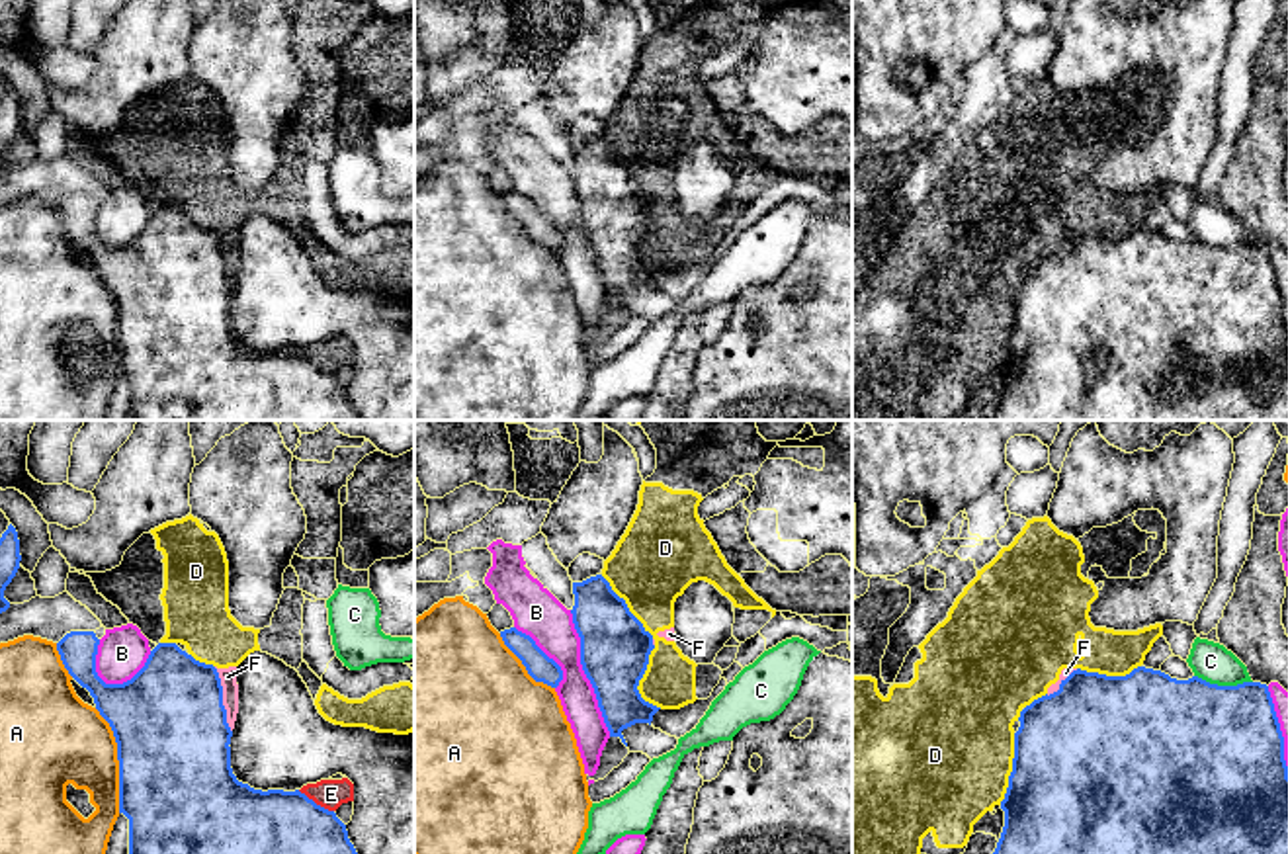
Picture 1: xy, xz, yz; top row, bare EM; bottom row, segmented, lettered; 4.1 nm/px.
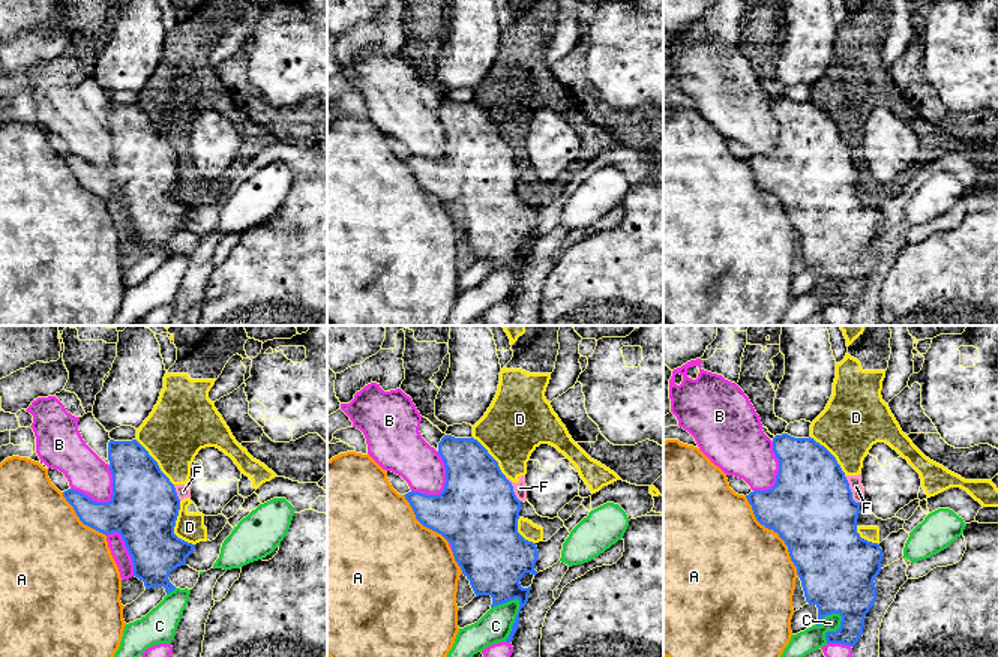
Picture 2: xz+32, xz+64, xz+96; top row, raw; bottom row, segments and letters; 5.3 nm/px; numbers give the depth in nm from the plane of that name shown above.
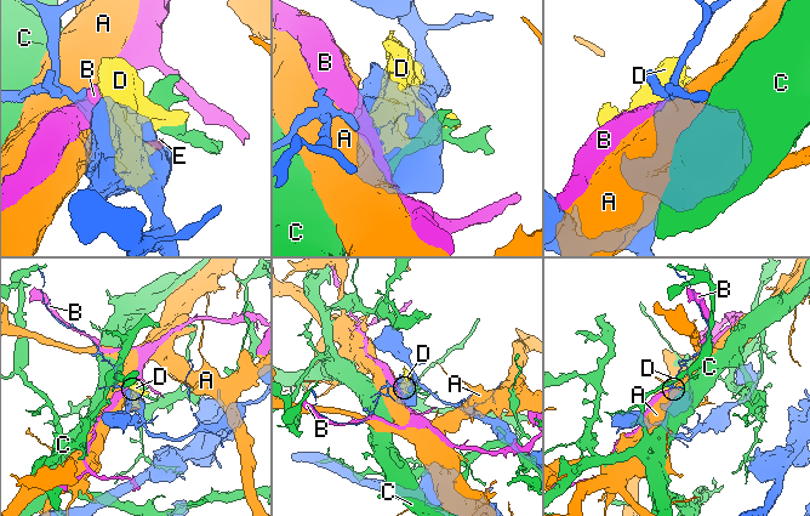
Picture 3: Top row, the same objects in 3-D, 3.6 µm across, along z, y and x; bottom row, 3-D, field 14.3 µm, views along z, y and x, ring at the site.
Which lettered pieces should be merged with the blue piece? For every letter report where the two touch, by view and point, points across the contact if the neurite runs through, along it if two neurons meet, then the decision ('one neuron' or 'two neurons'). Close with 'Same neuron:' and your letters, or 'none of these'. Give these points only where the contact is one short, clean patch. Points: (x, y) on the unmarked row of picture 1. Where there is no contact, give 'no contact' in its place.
A: contact xy (118, 321); two neurons
B: contact xz (585, 235); two neurons
C: contact yz (1224, 249); border yz (1195, 237), (1218, 247), (1251, 245); two neurons
D: contact xz (640, 241); two neurons
E: contact xy (313, 364); border xy (298, 352), (333, 374); two neurons
F: contact xy (221, 262); two neurons
Same neuron: none of these

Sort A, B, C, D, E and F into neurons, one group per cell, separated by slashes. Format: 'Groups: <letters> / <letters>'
Groups: A / B / C / D E F

